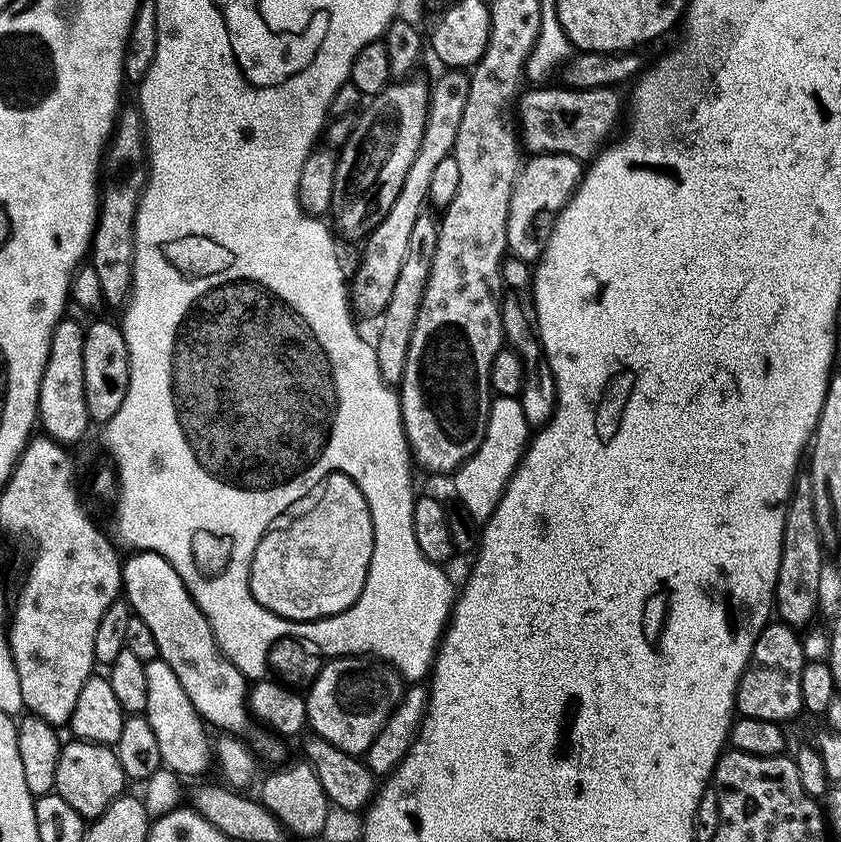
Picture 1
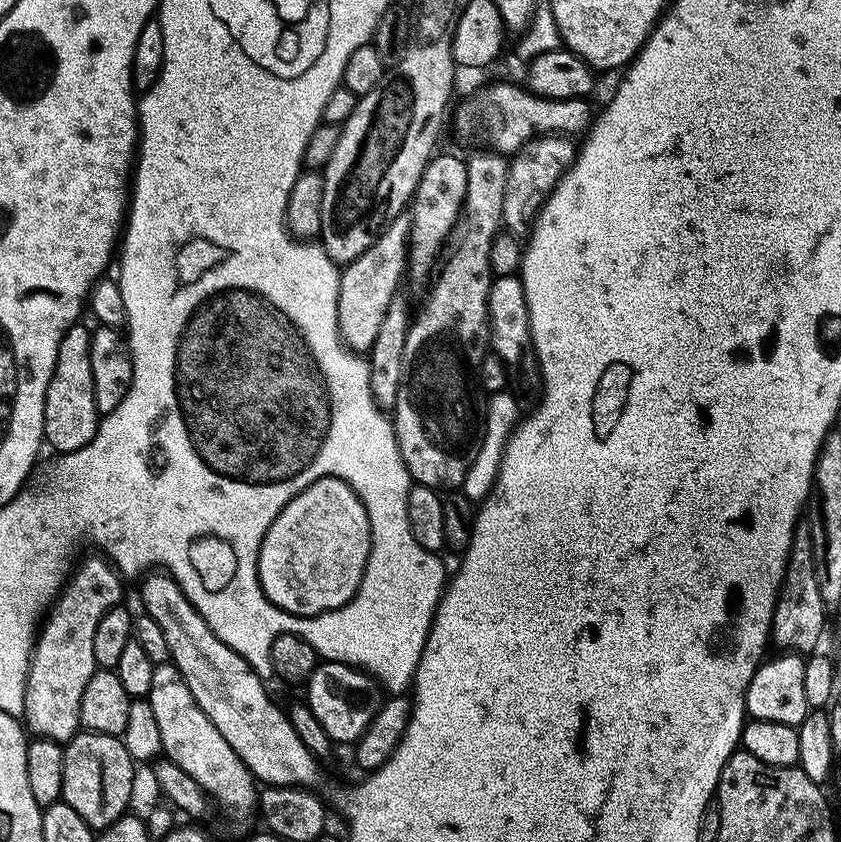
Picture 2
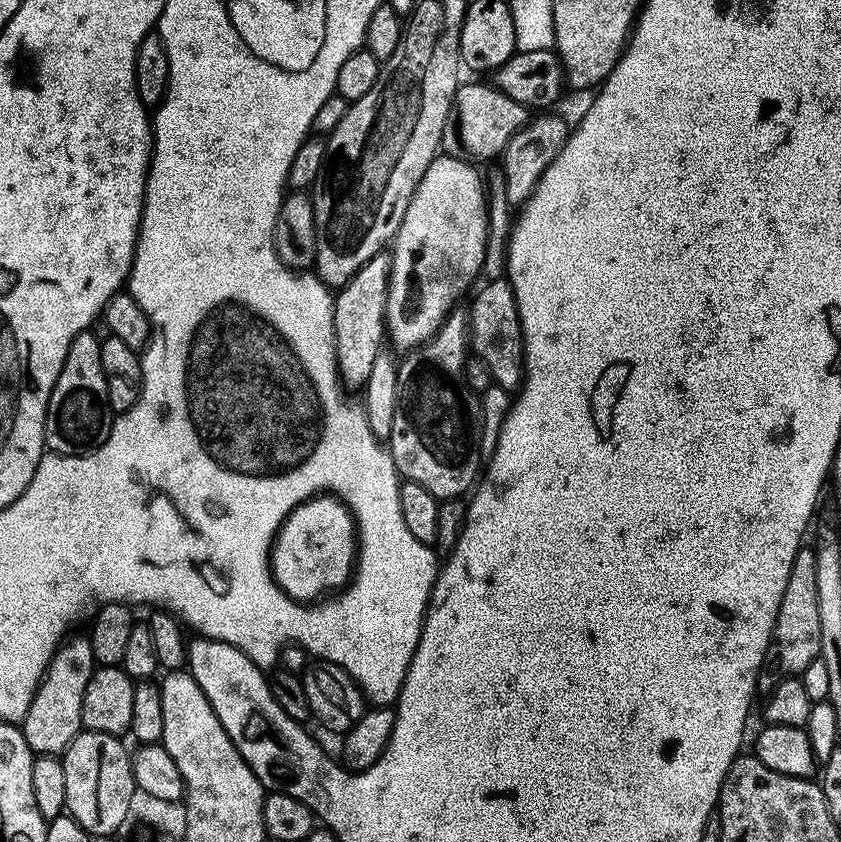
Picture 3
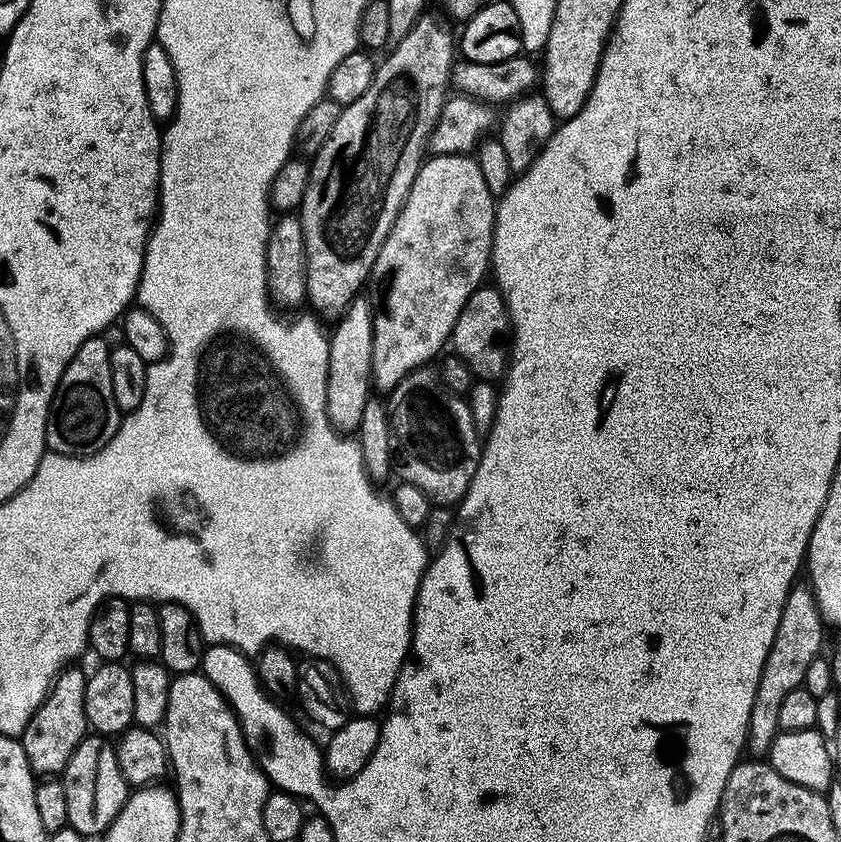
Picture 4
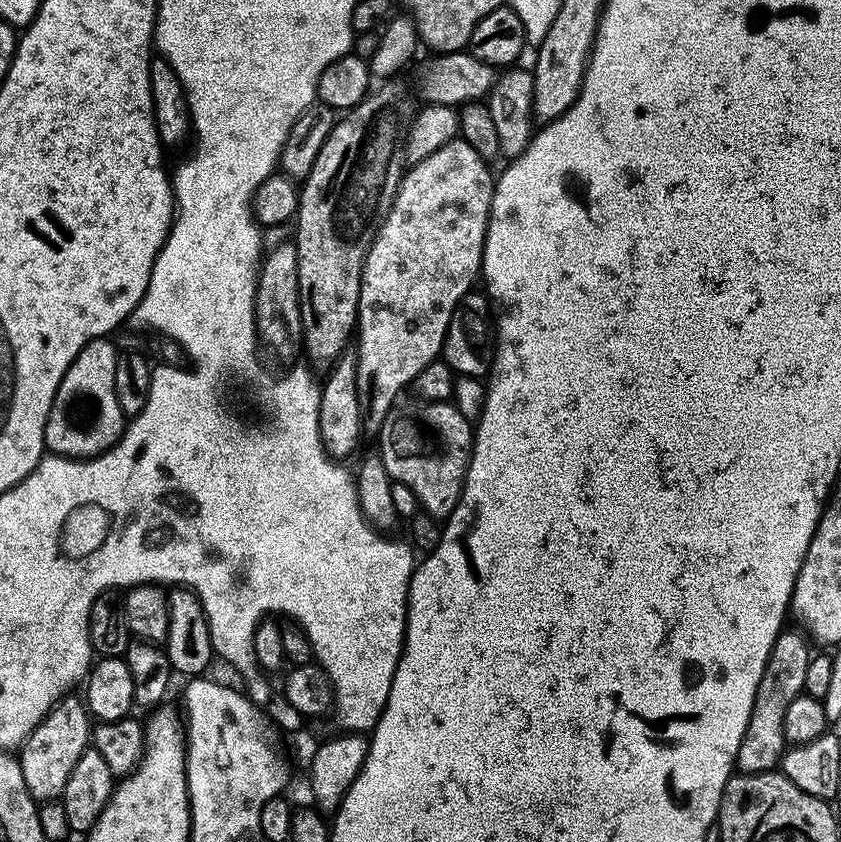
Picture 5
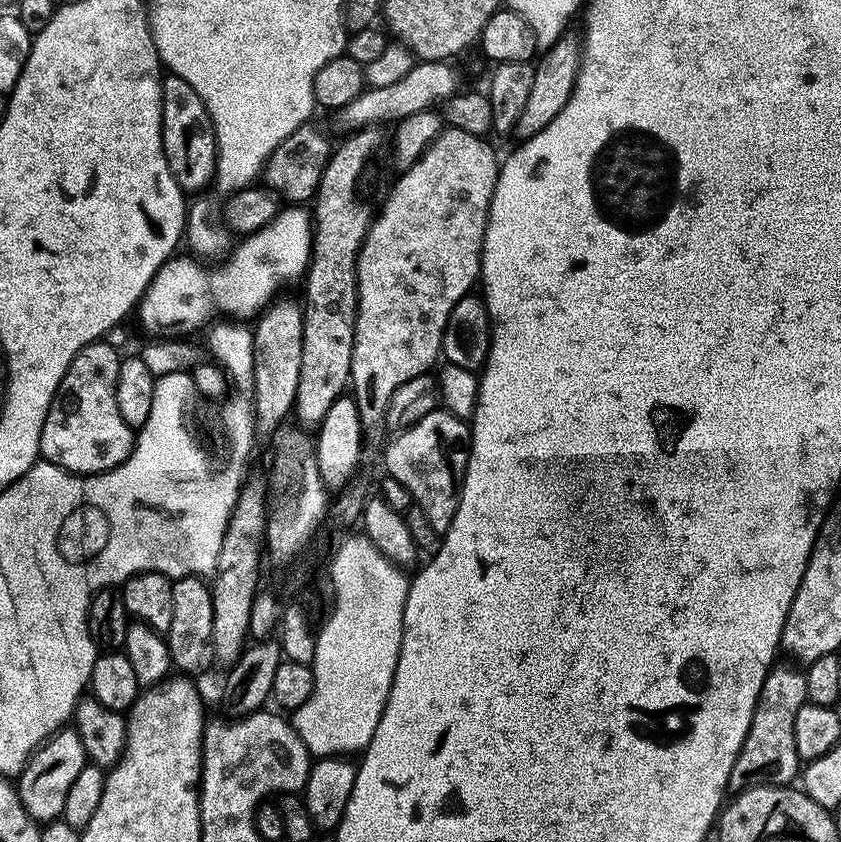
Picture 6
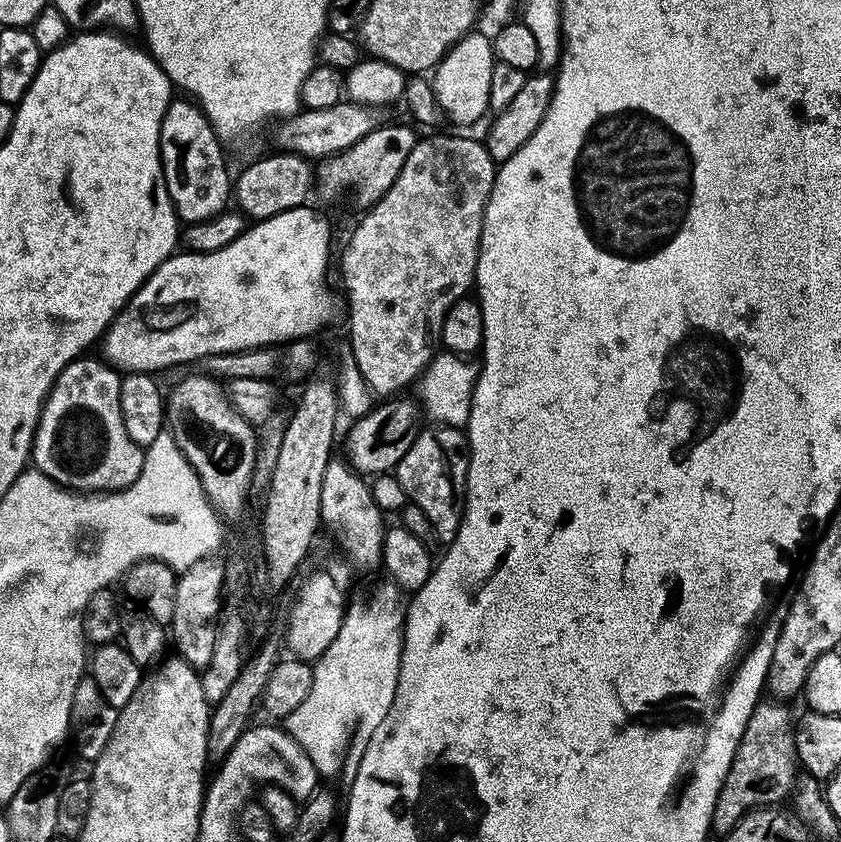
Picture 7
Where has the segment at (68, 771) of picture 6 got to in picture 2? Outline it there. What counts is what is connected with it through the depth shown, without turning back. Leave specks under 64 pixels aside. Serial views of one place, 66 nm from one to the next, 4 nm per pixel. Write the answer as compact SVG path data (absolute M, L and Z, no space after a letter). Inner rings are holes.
M99 559L86 561L71 573L59 600L43 621L28 671L23 723L33 737L65 746L82 730L82 698L98 670L94 658L98 622L110 609L121 607L124 596L125 581L120 573L107 559Z

